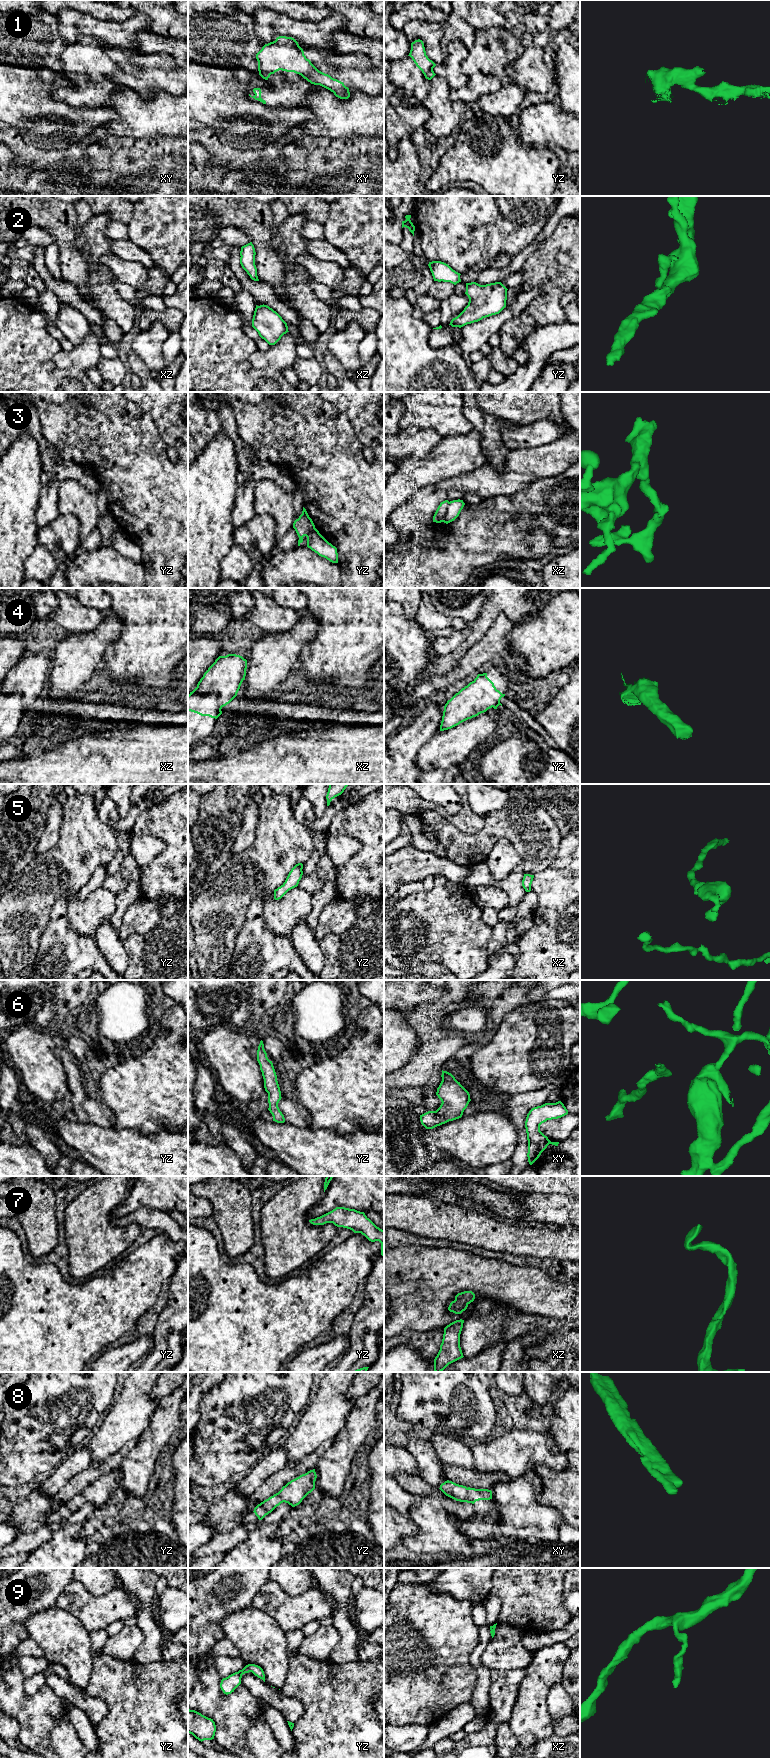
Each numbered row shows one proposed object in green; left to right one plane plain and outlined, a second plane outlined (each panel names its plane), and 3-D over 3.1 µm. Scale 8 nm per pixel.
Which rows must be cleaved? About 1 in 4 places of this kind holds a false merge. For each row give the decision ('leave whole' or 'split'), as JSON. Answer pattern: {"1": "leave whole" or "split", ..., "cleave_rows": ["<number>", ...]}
{"1": "split", "2": "leave whole", "3": "split", "4": "leave whole", "5": "leave whole", "6": "leave whole", "7": "leave whole", "8": "leave whole", "9": "leave whole", "cleave_rows": ["1", "3"]}

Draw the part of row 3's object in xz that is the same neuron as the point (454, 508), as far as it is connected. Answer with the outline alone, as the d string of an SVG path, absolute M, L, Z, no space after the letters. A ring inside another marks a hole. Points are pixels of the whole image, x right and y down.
M460 499L450 501L443 522L448 524L454 521L459 516L464 505L465 503Z

